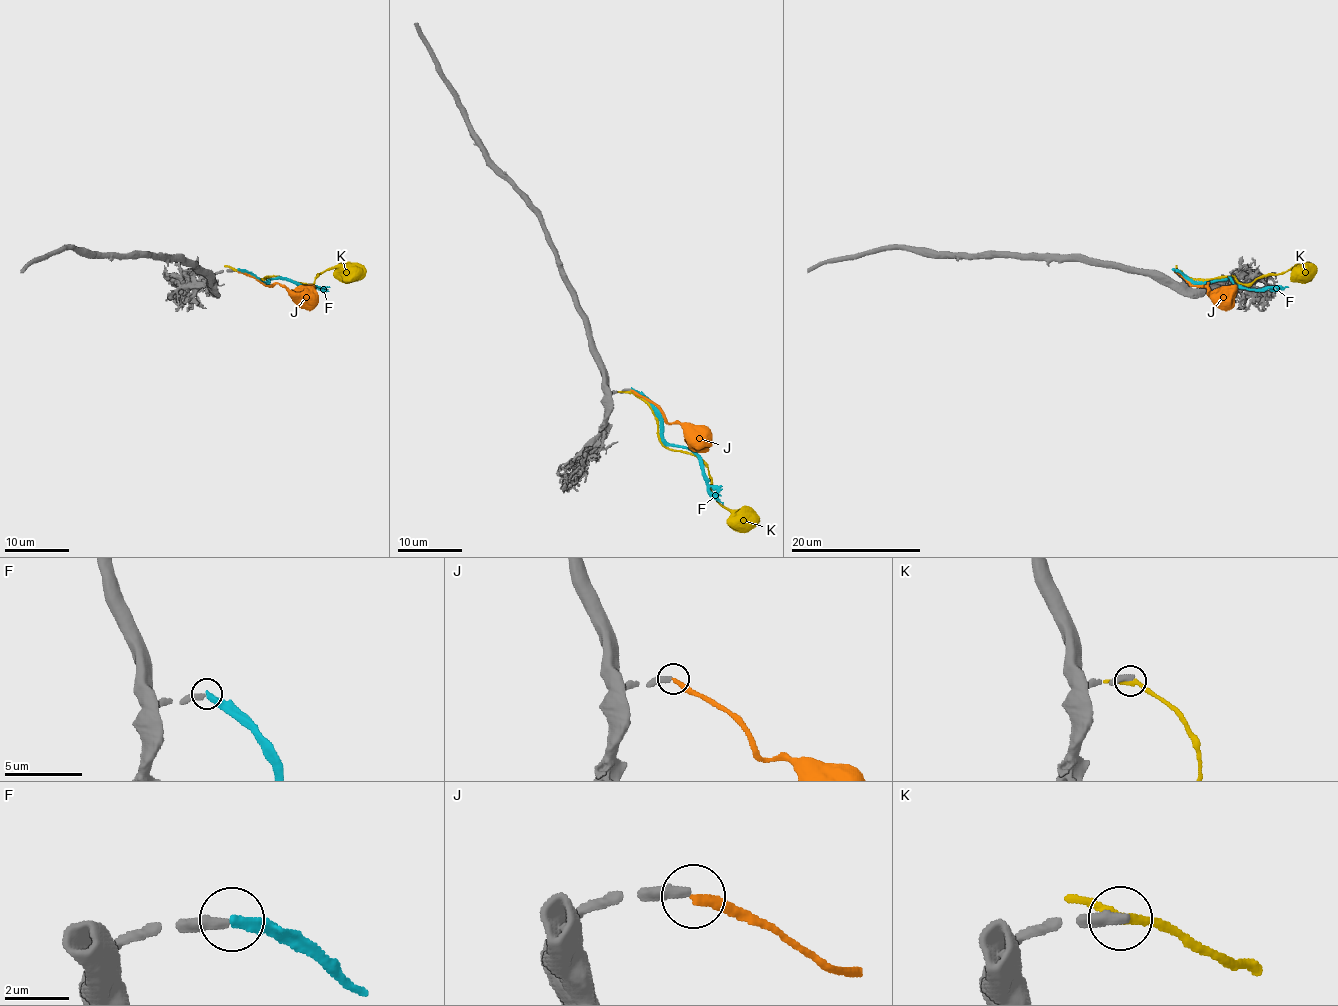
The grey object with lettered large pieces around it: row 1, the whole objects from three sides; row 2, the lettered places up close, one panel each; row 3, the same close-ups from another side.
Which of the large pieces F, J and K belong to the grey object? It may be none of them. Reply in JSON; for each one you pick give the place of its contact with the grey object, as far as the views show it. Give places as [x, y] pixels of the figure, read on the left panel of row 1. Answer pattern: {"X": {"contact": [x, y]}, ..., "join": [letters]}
{"F": {"contact": [238, 269]}, "join": ["F"]}

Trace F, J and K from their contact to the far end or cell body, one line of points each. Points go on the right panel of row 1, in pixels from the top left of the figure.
F: (1173, 269), (1196, 282), (1230, 279), (1248, 289), (1289, 287)
J: (1173, 271), (1195, 286), (1208, 284), (1225, 303), (1230, 302)
K: (1175, 269), (1195, 279), (1233, 276), (1243, 284), (1289, 269), (1310, 276)

